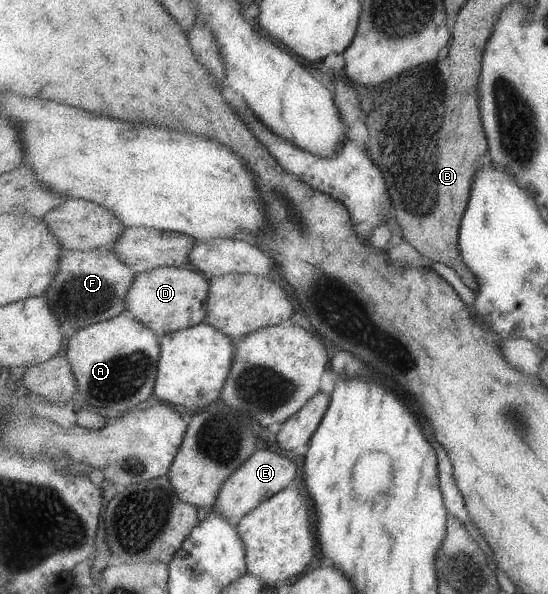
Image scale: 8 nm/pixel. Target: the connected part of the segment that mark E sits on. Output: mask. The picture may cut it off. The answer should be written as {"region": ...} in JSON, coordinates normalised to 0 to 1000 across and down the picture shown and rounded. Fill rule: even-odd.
{"region":[[[469,756],[458,771],[440,788],[432,788],[432,795],[407,815],[405,828],[400,828],[387,860],[423,879],[434,877],[464,855],[527,820],[542,805],[542,791],[546,788],[531,771],[498,758]]]}

